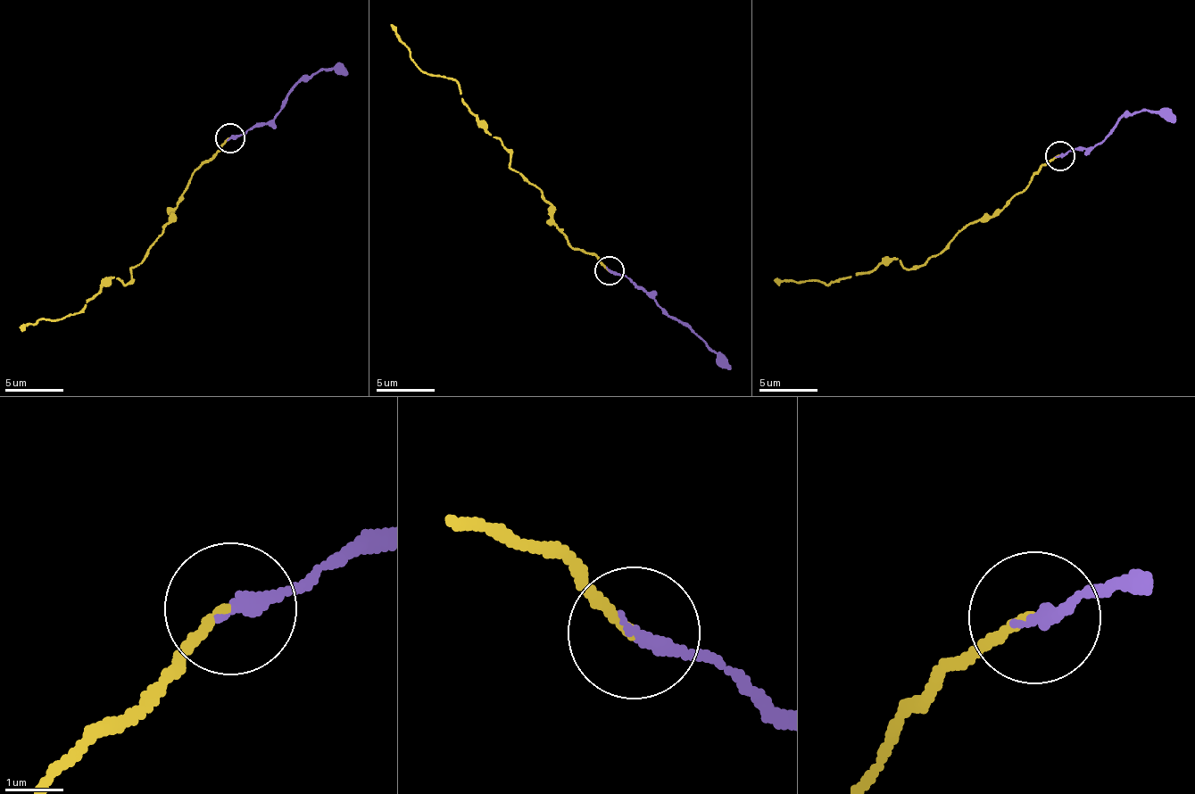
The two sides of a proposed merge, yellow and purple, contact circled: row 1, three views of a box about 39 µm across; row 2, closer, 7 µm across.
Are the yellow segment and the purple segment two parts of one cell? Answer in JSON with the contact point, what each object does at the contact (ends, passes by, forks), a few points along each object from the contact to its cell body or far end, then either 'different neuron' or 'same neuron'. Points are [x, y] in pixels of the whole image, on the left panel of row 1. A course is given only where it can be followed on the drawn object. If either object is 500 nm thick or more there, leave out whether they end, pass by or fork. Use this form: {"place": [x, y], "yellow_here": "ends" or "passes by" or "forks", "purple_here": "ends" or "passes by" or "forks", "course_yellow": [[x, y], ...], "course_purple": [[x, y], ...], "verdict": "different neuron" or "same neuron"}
{"place": [230, 138], "yellow_here": "ends", "purple_here": "ends", "course_yellow": [[229, 139], [191, 177], [168, 222], [130, 271], [126, 285], [107, 280], [78, 312], [19, 326]], "course_purple": [[229, 139], [268, 123], [301, 81], [319, 70], [336, 68], [346, 75]], "verdict": "same neuron"}

